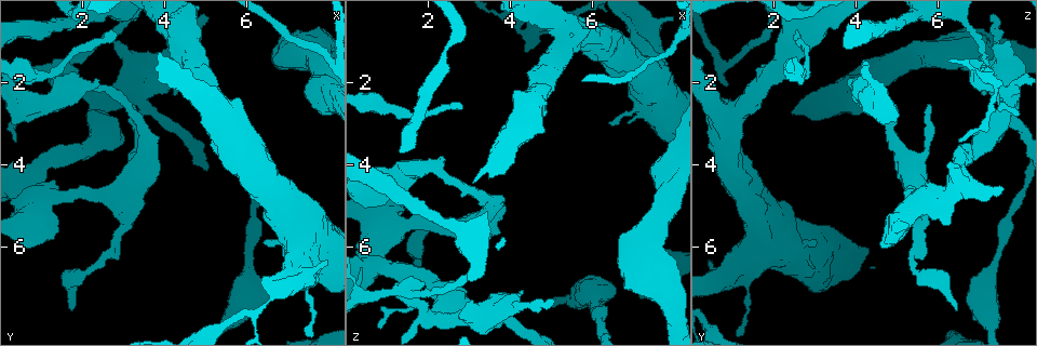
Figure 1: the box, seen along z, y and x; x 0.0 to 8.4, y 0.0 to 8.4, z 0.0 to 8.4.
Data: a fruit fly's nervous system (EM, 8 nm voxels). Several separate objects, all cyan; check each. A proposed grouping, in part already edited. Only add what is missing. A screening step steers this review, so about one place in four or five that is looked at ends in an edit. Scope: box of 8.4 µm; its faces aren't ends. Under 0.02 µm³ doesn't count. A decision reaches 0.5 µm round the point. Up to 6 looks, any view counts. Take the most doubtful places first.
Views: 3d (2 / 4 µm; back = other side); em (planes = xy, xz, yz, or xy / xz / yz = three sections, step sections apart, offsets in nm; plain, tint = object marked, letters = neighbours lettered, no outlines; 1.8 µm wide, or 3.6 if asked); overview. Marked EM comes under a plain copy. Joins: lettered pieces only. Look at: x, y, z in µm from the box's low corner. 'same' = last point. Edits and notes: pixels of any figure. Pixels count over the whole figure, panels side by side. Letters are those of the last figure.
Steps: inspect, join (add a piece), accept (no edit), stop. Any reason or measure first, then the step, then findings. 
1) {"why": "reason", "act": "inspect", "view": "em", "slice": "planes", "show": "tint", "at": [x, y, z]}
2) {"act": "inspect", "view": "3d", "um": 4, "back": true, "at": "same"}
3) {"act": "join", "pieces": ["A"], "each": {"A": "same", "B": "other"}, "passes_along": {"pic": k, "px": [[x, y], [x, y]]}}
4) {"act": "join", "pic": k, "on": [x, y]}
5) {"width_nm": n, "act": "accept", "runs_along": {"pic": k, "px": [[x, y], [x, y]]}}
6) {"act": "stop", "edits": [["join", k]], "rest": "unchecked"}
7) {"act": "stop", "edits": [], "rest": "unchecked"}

{"why": "long arm stops here", "act": "inspect", "view": "3d", "um": 4, "at": [0.70, 1.45, 4.15]}

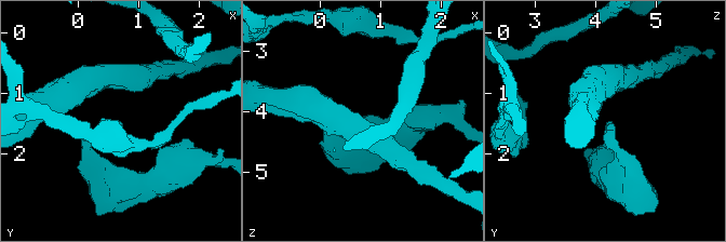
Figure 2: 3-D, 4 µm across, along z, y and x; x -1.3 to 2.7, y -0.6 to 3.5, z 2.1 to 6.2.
{"why": "now the EM", "act": "inspect", "view": "em", "slice": "planes", "show": "letters", "at": [0.70, 1.45, 4.20]}

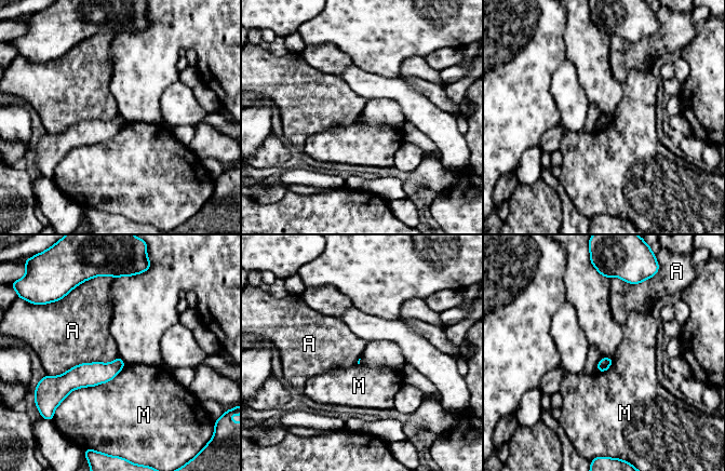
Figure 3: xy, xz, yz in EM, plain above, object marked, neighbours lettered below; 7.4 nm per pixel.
{"longest_contact_nm": ["M", 550], "act": "accept", "each": {"A": "other", "M": "other"}, "runs_along": {"pic": 3, "px": [[121, 364], [103, 373], [59, 378]]}, "found": "no lettered piece goes on from it"}

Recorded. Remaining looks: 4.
{"act": "inspect", "view": "em", "um": 3.6, "slice": "planes", "show": "letters", "at": [2.85, 0.90, 2.60]}

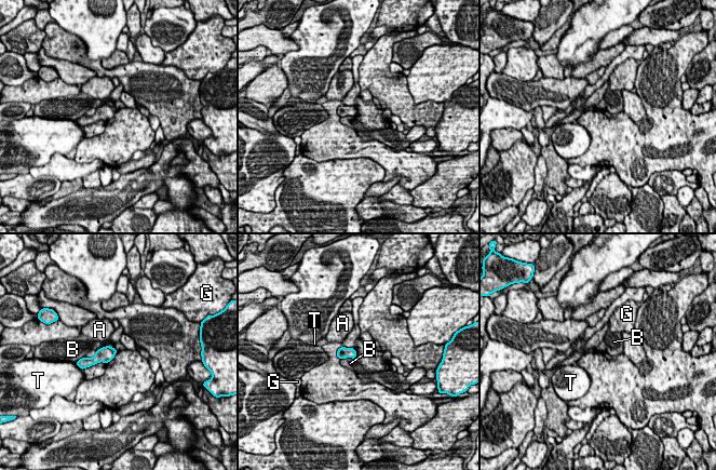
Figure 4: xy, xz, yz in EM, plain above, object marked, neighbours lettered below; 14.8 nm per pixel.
{"act": "accept", "each": {"A": "other", "B": "other", "G": "other", "T": "other"}, "border": {"pic": 4, "px": [[112, 347], [105, 346], [95, 350]]}, "found": "no lettered piece goes on from it"}

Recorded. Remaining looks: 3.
{"why": "a fork", "act": "inspect", "view": "3d", "um": 4, "at": [5.40, 2.90, 0.90]}

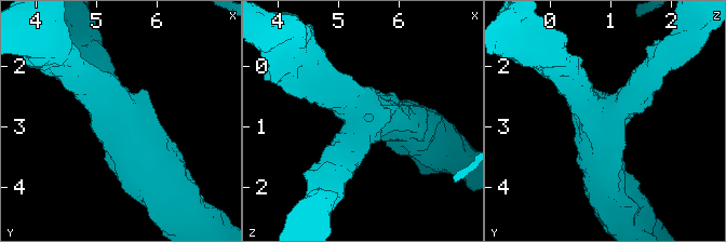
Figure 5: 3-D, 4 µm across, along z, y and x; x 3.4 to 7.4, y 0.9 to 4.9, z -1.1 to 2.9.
{"arms": 3, "arm_widths_nm": [440, 480, 600], "why": "need the tissue", "act": "inspect", "view": "em", "um": 3.6, "slice": "xy", "step": 4, "show": "tint", "at": [5.35, 2.95, 0.90]}

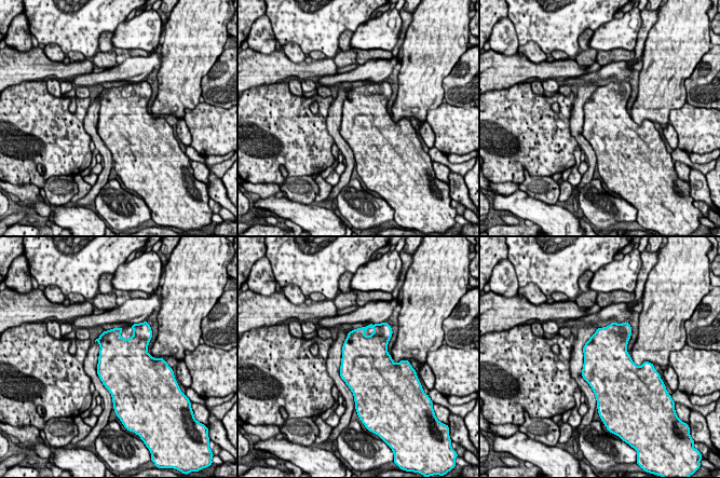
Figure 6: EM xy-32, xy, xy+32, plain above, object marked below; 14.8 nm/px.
{"act": "inspect", "view": "em", "um": 3.6, "slice": "xy", "step": 4, "show": "letters", "at": "same"}

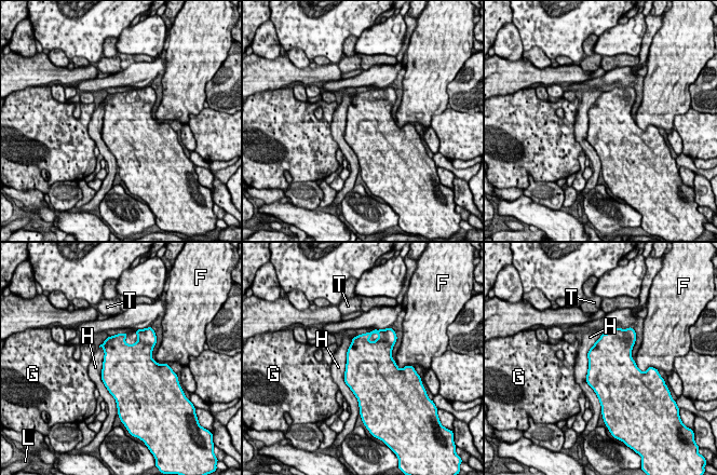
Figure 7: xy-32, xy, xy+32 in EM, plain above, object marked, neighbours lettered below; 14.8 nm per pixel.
{"act": "accept", "each": {"F": "other", "G": "other", "H": "other", "L": "other", "T": "other"}, "border": {"pic": 7, "px": [[603, 334], [587, 353], [598, 399]]}, "found": "no lettered piece goes on from it"}

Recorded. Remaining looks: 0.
{"act": "stop", "edits": [], "rest": "unchecked"}

